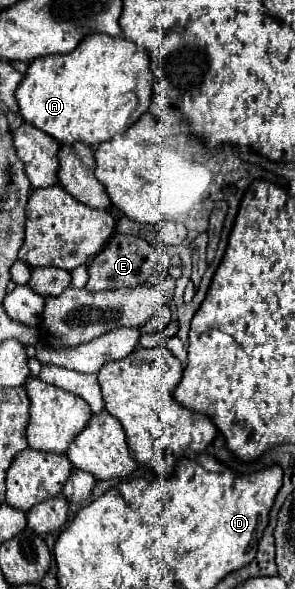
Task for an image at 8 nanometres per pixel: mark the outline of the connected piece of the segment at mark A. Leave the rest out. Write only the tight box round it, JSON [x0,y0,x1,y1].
[16,33,154,145]

